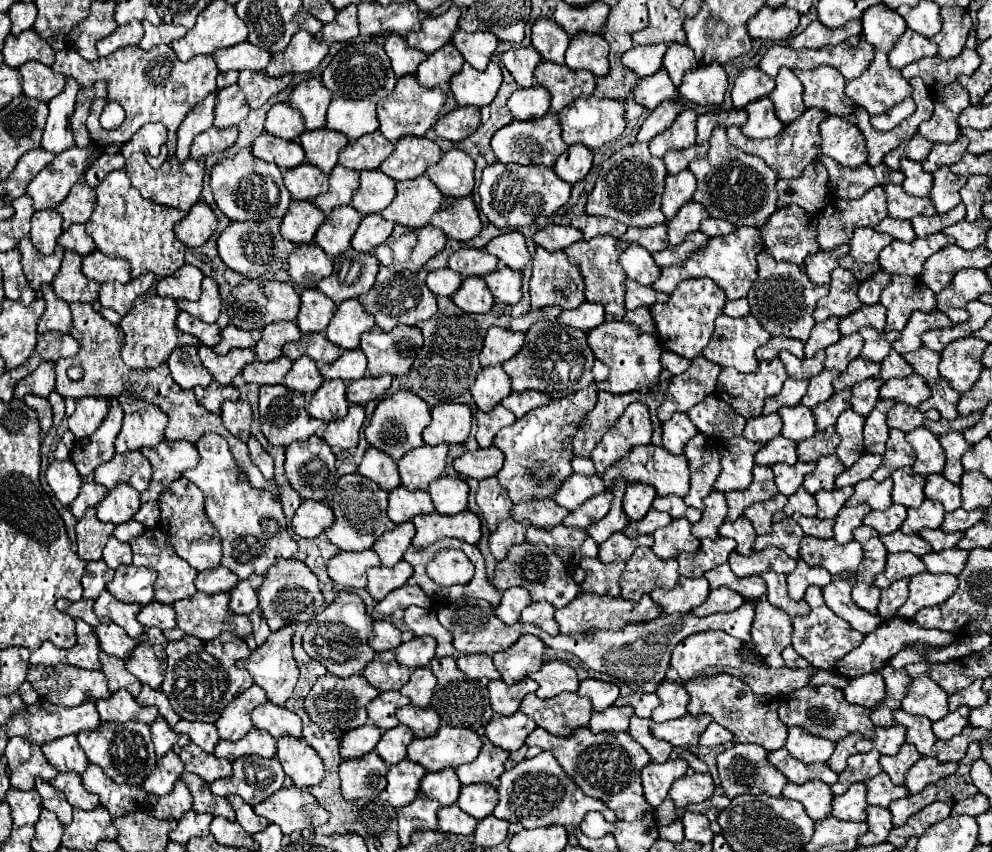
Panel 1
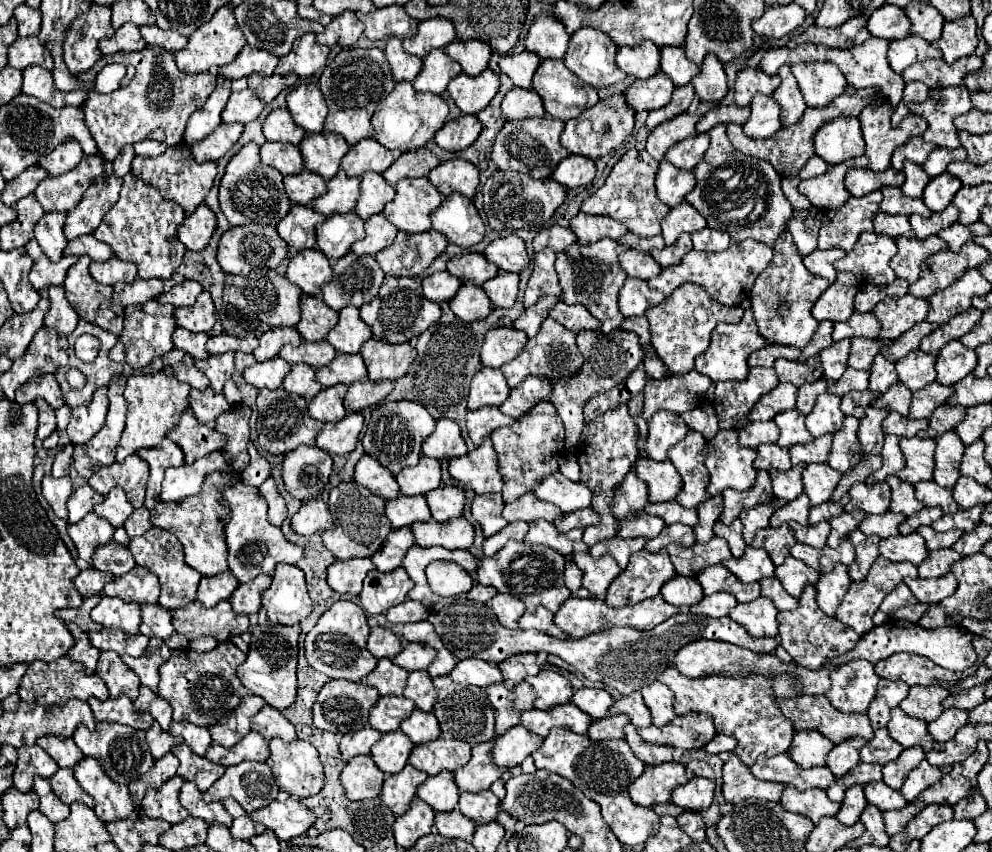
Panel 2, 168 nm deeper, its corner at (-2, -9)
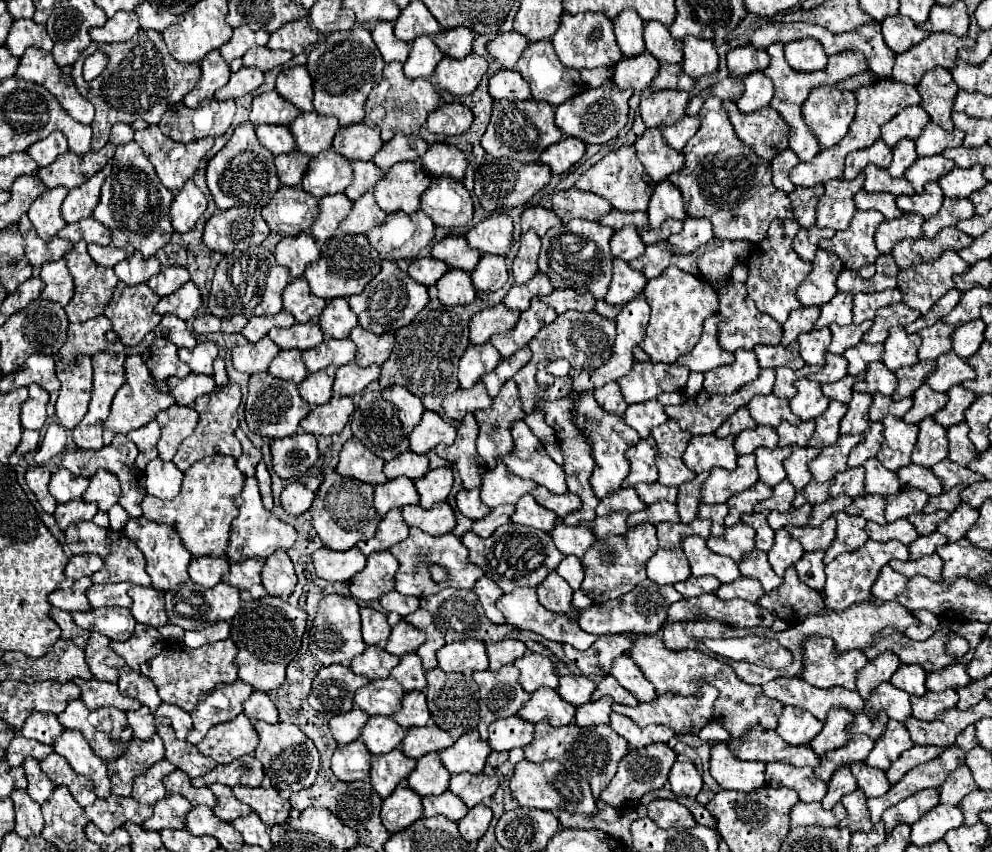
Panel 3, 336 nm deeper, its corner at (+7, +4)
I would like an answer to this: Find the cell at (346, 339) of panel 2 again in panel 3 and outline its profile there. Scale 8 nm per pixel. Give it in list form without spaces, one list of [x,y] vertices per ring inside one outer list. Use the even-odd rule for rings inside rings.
[[[337,297],[327,301],[327,307],[319,315],[319,327],[326,338],[348,338],[353,327],[357,327],[357,317],[349,309],[347,299]]]

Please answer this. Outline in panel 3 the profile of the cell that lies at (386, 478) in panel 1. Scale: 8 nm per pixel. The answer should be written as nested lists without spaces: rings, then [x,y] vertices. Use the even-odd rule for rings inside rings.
[[[351,439],[341,447],[335,471],[371,485],[379,485],[387,481],[383,473],[383,463],[385,461],[373,455],[365,445],[361,445],[357,439]]]

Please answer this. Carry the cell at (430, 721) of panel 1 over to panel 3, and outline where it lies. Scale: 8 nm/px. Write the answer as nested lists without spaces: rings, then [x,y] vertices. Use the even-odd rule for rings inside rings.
[[[409,691],[403,697],[403,707],[393,715],[393,719],[403,727],[423,727],[431,719],[427,703],[425,703],[425,693],[423,691]]]

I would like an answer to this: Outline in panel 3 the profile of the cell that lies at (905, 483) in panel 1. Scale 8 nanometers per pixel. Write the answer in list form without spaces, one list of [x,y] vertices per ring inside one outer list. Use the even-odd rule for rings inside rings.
[[[869,459],[863,463],[865,467],[865,491],[871,495],[895,495],[897,491],[901,491],[899,487],[899,479],[893,471],[885,469],[879,459]]]

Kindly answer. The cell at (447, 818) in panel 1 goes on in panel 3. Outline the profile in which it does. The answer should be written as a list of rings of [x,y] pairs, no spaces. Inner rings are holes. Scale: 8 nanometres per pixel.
[[[445,791],[441,795],[429,795],[429,797],[423,797],[423,813],[427,817],[433,817],[433,815],[443,815],[451,821],[459,821],[469,809],[465,807],[463,799],[453,795],[451,791]]]

